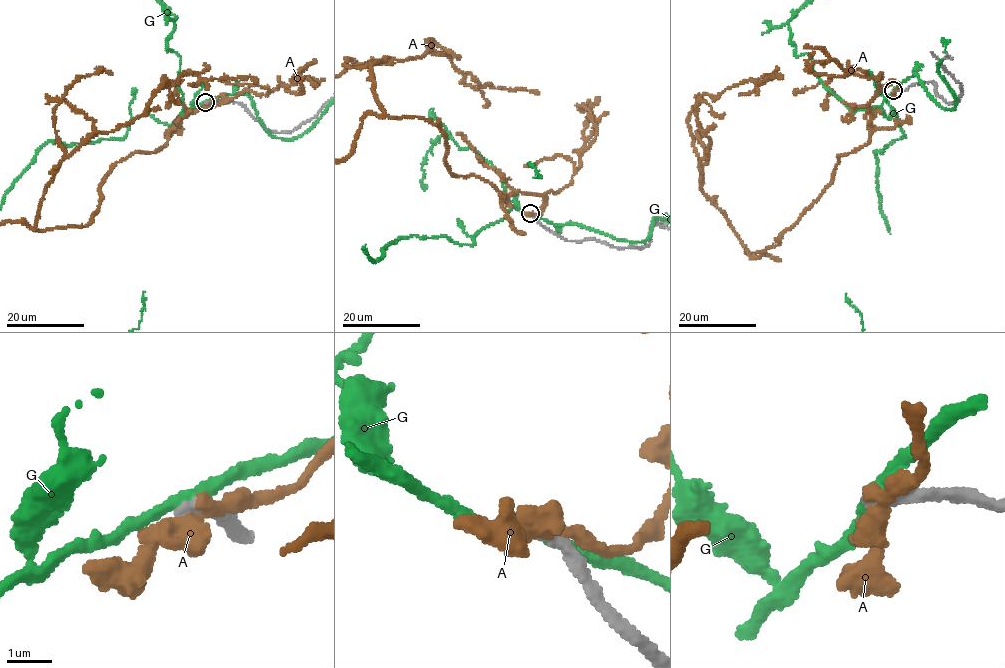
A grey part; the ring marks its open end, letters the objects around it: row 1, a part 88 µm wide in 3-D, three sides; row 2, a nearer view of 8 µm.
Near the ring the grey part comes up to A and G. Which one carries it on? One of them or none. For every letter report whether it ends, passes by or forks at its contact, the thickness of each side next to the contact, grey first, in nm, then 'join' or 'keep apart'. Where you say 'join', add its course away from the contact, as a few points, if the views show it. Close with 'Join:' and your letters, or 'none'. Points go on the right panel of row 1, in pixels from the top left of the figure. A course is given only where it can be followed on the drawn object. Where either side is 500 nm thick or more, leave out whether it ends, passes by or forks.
A: it passes by | 360/460 nm | keep apart
G: it passes by | 320/280 nm | keep apart
Join: none

